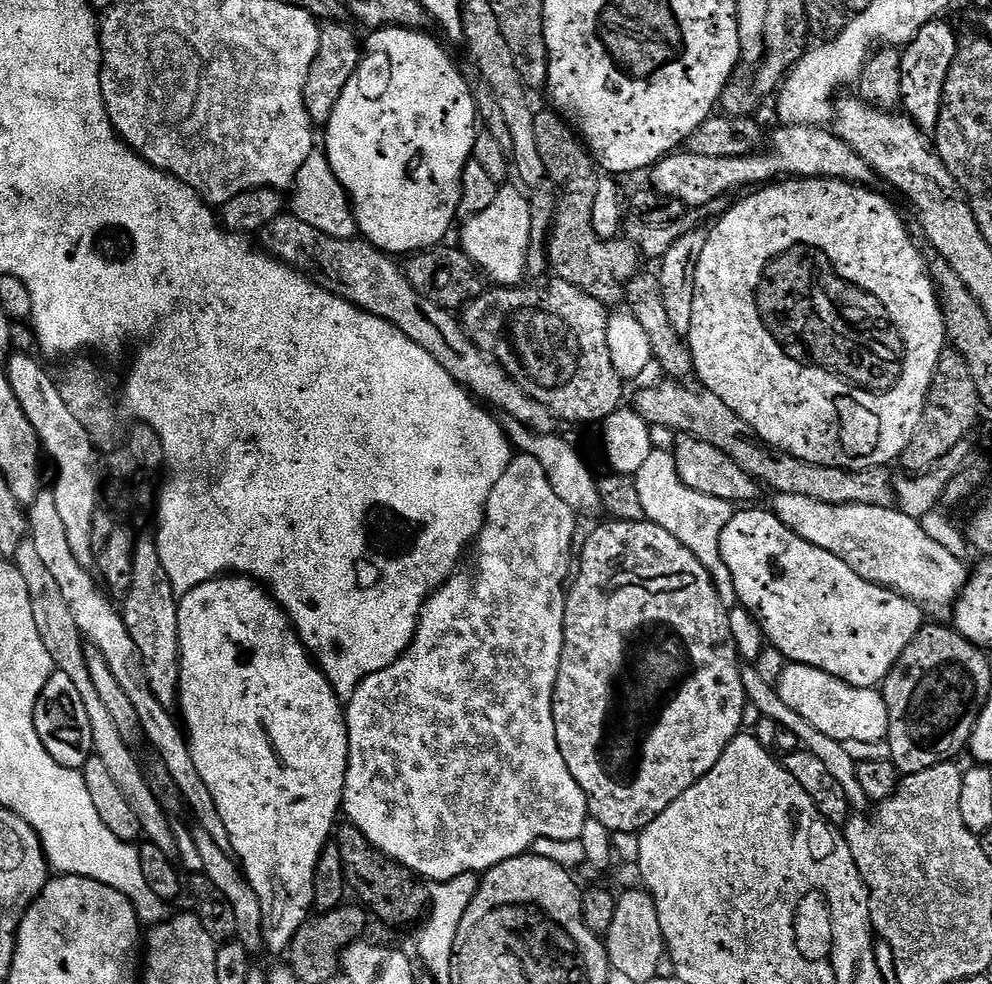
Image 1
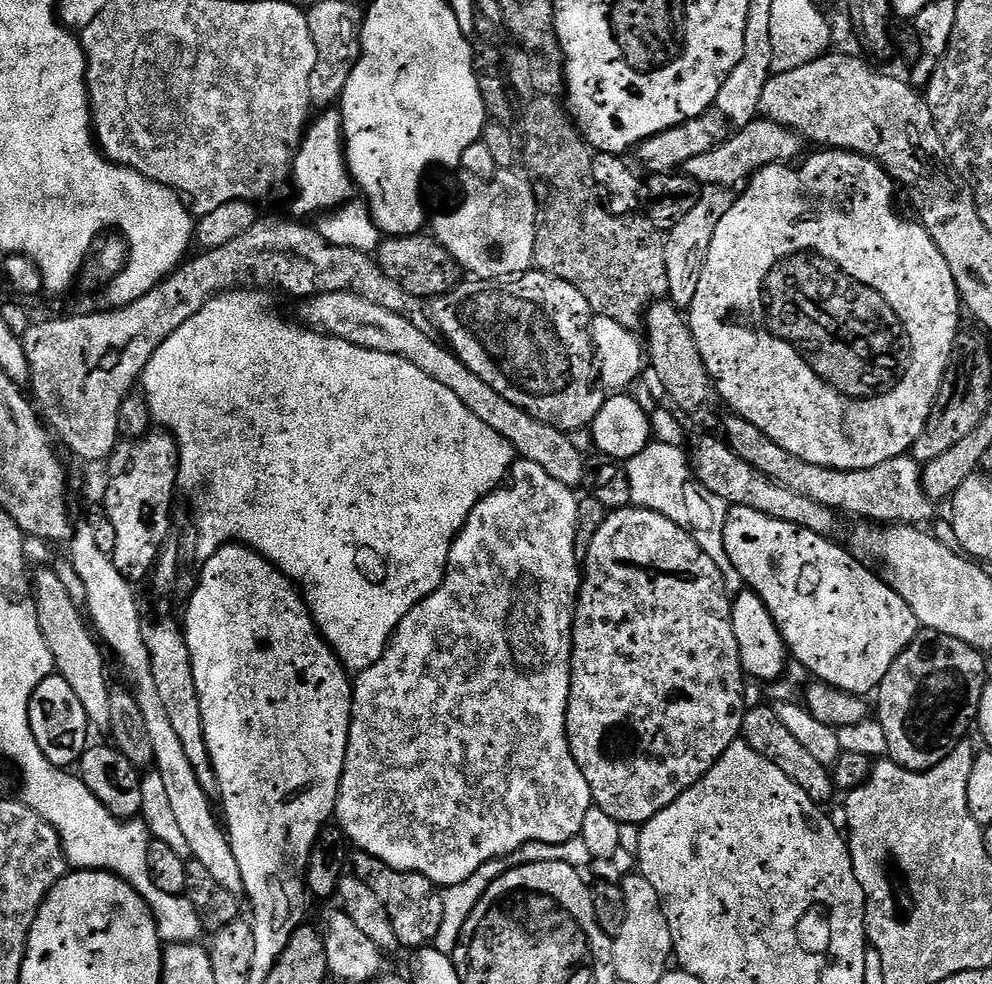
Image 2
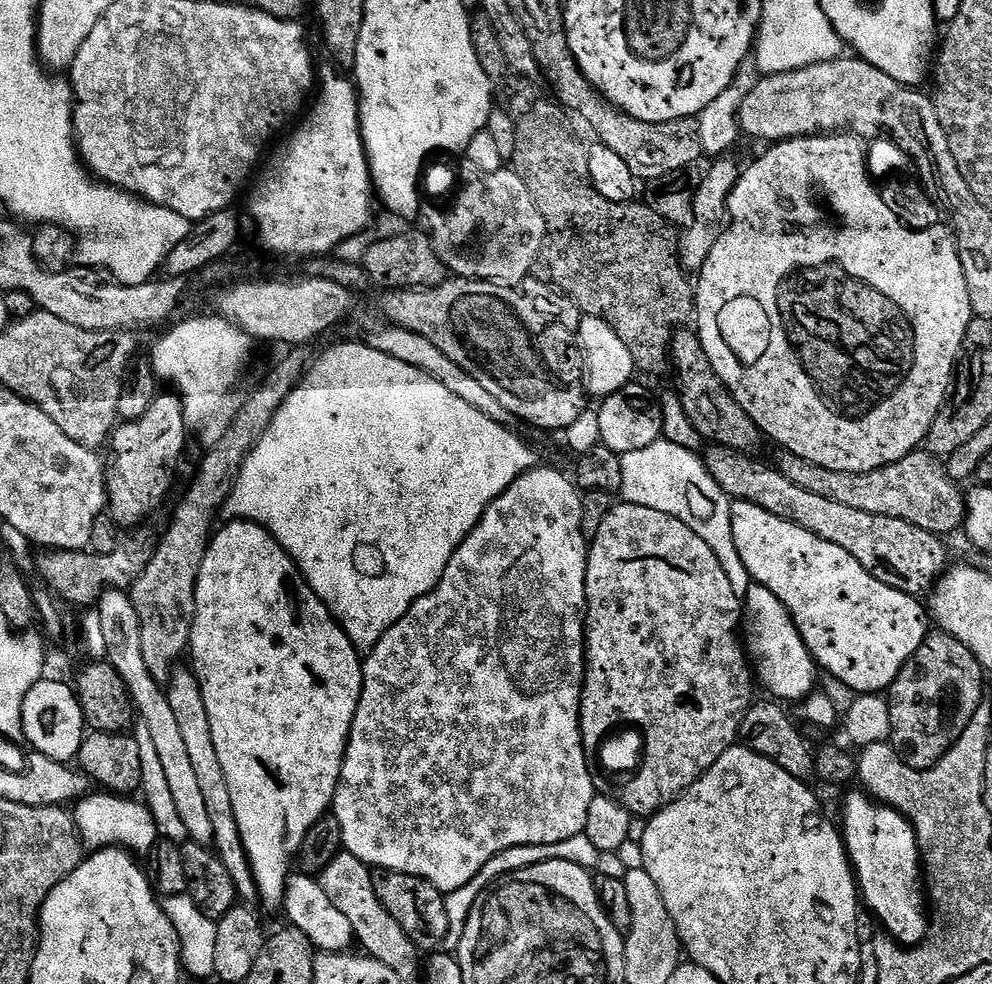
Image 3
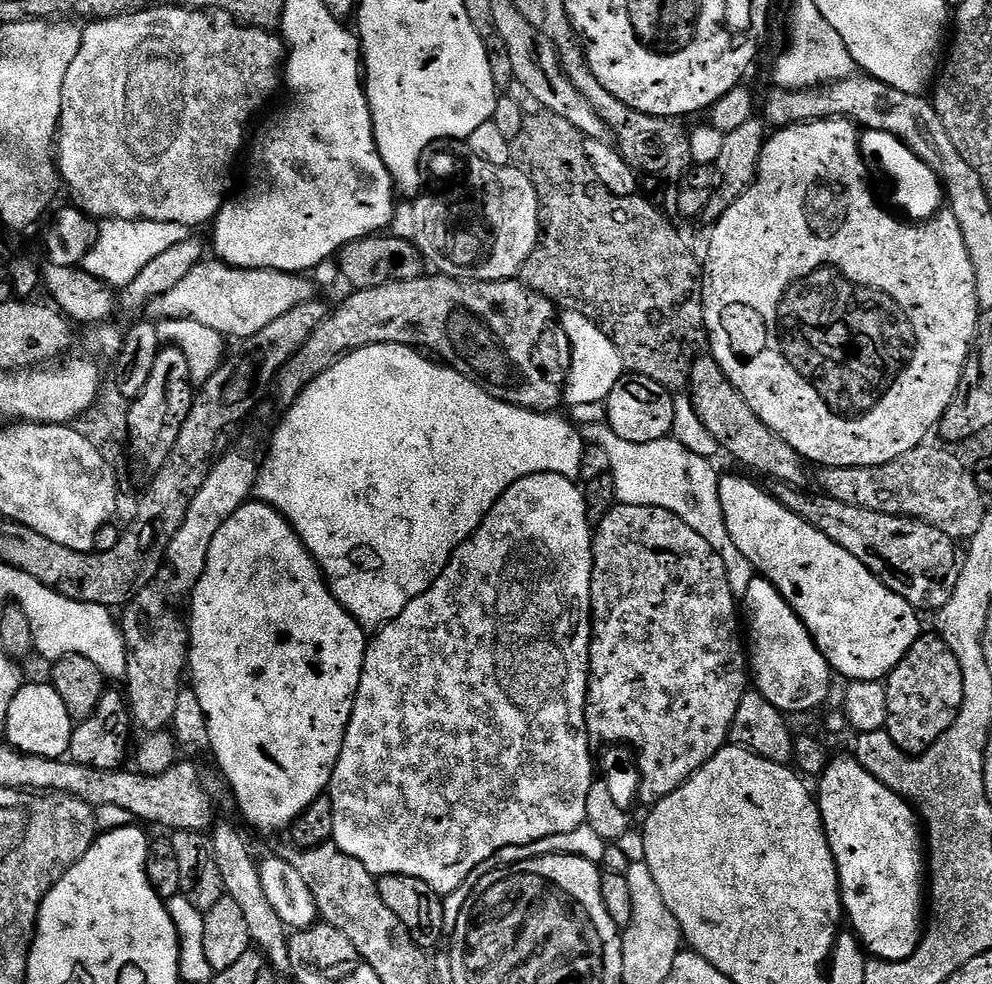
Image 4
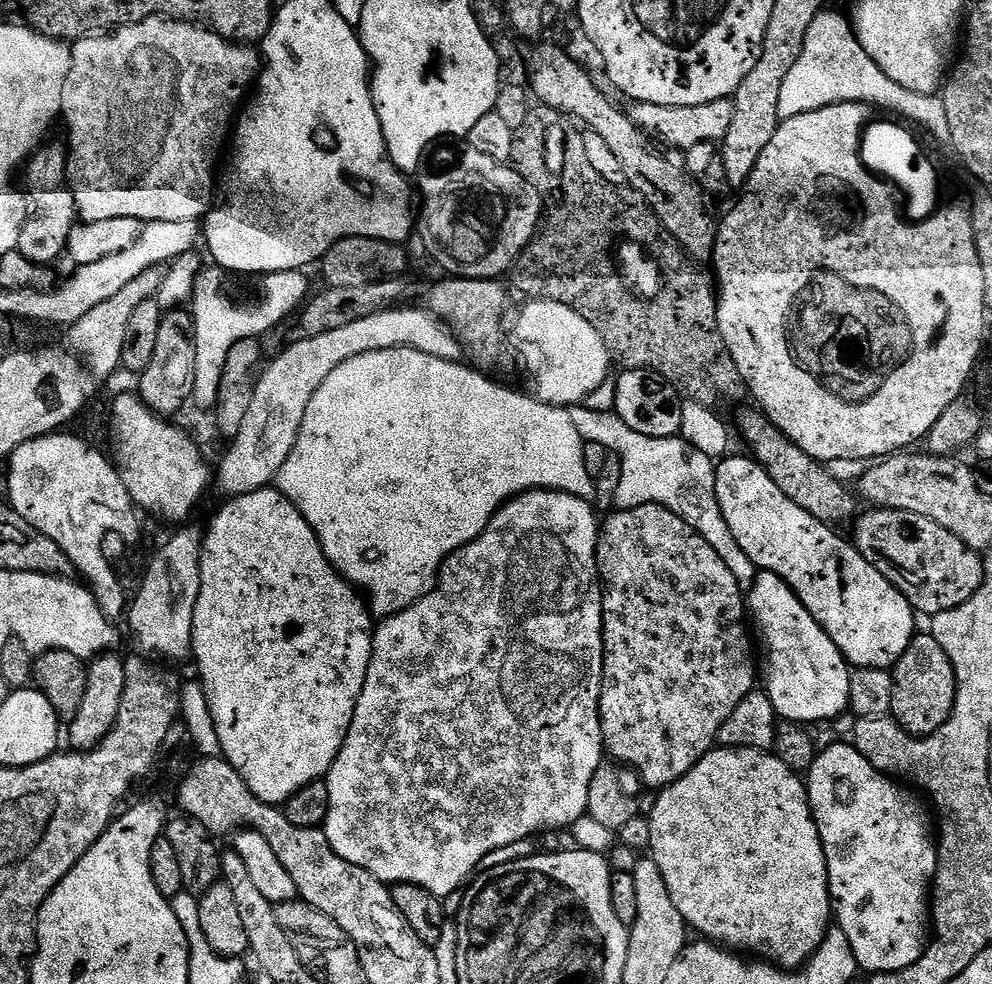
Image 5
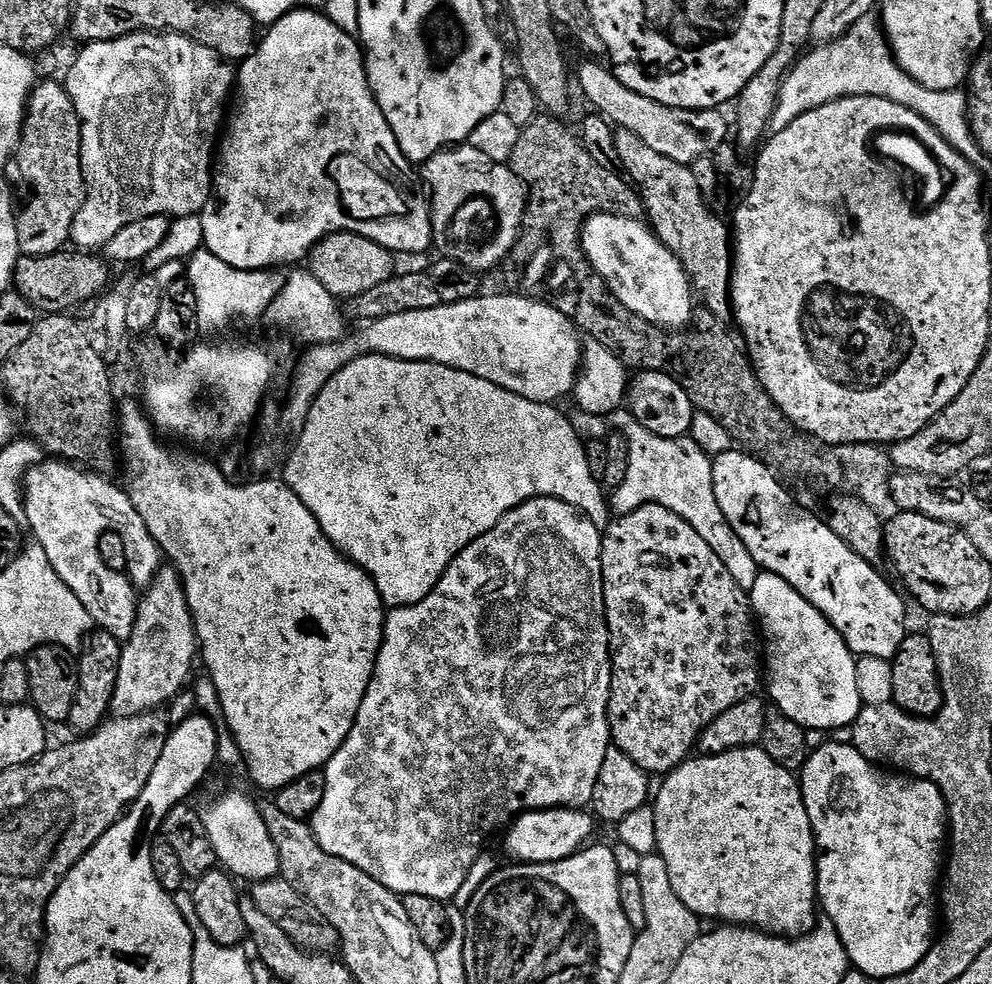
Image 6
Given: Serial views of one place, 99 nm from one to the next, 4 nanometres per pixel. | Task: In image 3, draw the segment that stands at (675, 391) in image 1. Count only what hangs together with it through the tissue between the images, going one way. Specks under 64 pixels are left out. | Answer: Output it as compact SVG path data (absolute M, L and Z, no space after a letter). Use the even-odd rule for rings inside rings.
M783 450L777 451L777 453L776 460L774 459L774 467L782 474L786 474L786 478L790 478L790 482L794 482L794 486L802 486L802 490L810 490L810 494L819 494L820 497L830 498L833 502L842 502L842 506L851 506L853 510L866 510L866 514L882 514L886 518L898 518L902 522L910 522L922 530L933 532L935 536L939 536L941 538L947 537L947 532L952 532L955 528L957 531L957 529L959 529L964 523L966 496L963 491L960 493L961 485L957 483L957 481L951 480L950 477L948 477L945 465L927 450L917 450L911 452L910 455L906 458L902 458L898 462L887 464L878 470L870 470L869 472L839 472L838 470L826 470L826 466L818 466L814 462L806 462L806 458L798 458L798 454L790 454L789 452L785 452Z

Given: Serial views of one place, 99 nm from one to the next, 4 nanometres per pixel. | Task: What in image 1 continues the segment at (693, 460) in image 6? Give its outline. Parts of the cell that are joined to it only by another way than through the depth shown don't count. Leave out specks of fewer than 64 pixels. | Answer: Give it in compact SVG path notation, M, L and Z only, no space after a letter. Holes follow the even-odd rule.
M654 450L643 464L642 470L636 472L634 479L638 494L642 497L644 519L662 526L662 530L670 530L670 534L674 534L674 538L678 538L678 542L682 542L682 546L686 546L686 550L690 550L690 554L694 554L694 558L698 558L698 562L706 566L716 584L718 598L725 608L731 610L737 607L738 601L734 578L730 578L730 570L726 570L726 562L722 558L720 539L722 530L726 530L734 515L733 505L722 502L722 498L710 498L706 494L698 494L698 490L690 490L690 486L682 482L675 463L669 460L669 453L667 456L664 452Z

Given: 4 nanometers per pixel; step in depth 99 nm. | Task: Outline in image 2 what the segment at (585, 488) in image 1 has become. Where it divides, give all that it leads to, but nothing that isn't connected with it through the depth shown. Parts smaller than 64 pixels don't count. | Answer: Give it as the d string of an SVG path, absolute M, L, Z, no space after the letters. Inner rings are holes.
M345 292L322 294L311 297L307 304L308 320L306 319L306 324L311 331L322 332L326 336L337 336L354 346L362 346L366 350L378 350L384 354L394 354L406 358L406 362L418 366L418 370L422 370L422 374L430 374L430 378L434 378L434 382L442 382L442 386L446 386L446 390L450 390L450 394L454 394L458 398L458 402L462 402L462 406L466 406L466 410L470 410L470 414L474 414L474 418L482 418L482 422L486 422L486 426L490 426L490 430L502 434L502 438L506 438L506 442L510 442L513 453L519 459L538 462L538 466L542 466L546 470L546 474L550 474L550 478L558 478L558 482L562 482L562 486L567 488L576 490L579 489L579 484L581 487L585 483L584 456L580 453L579 446L572 441L575 439L569 433L558 430L554 426L546 426L546 422L538 422L538 418L534 418L530 414L526 414L526 410L514 406L514 402L506 402L506 398L502 398L502 394L498 394L498 390L486 386L486 382L482 382L482 378L478 378L478 374L474 374L474 370L466 367L452 353L451 348L441 343L432 332L418 330L418 326L414 326L414 322L402 318L402 314L393 314L391 310L382 310L382 306L374 306L374 302L366 302L366 298L358 298L358 294L346 294Z

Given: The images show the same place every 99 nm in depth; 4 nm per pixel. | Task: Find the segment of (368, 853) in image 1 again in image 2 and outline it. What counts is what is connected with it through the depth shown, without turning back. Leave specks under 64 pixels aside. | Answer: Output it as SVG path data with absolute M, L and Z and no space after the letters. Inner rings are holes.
M359 850L351 853L350 872L362 882L366 882L366 886L370 886L374 894L378 894L378 902L386 906L386 914L394 926L396 942L401 949L415 950L435 941L440 922L434 918L434 885L430 878L417 872L403 872L394 866L386 866L386 862Z

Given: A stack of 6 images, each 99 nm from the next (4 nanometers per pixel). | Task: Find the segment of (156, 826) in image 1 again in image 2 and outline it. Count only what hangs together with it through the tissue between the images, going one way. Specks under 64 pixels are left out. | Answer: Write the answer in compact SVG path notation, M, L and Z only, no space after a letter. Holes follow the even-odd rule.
M51 567L40 568L37 572L35 569L34 603L42 638L46 638L46 646L50 646L55 675L66 678L74 694L78 694L78 702L82 702L82 710L86 710L89 725L96 727L97 724L107 729L111 722L111 694L108 672L104 669L105 649L94 635L81 605L70 598L62 578L58 578Z

